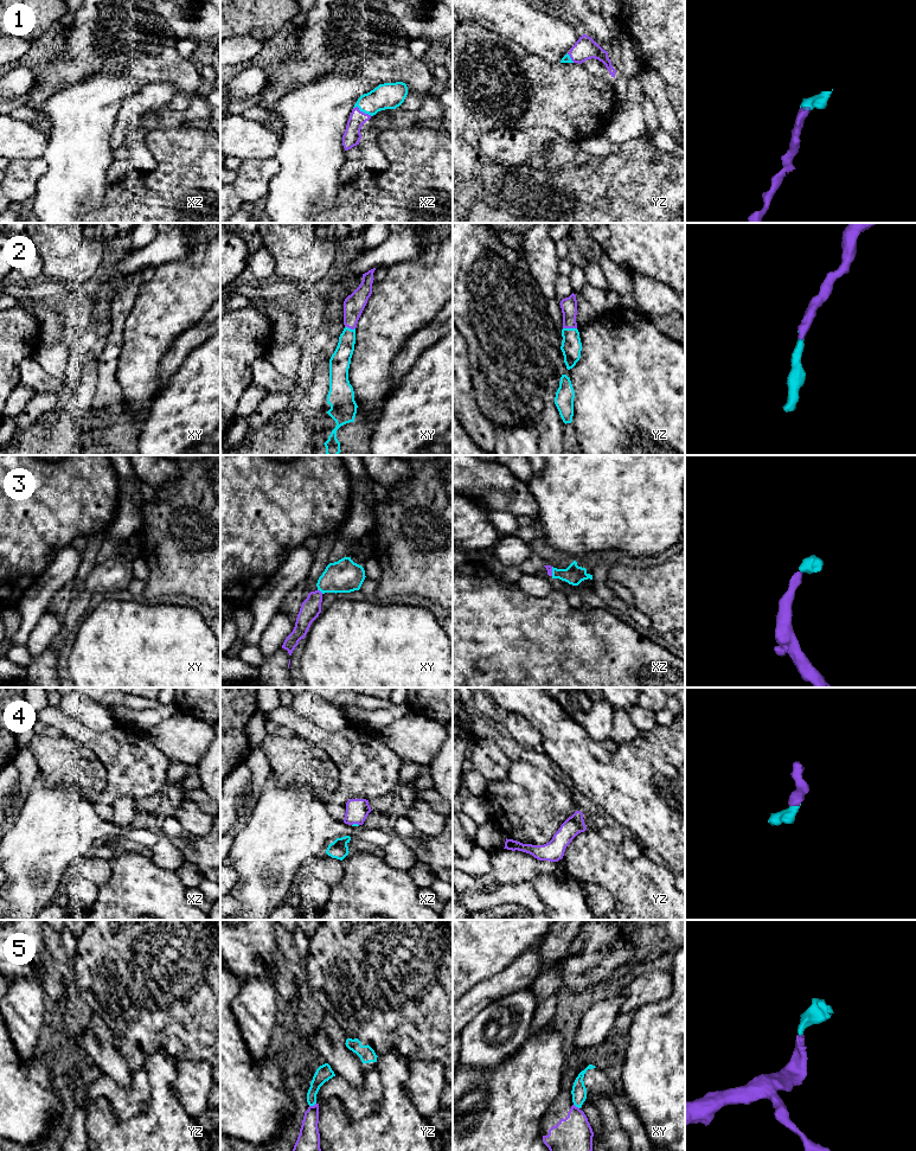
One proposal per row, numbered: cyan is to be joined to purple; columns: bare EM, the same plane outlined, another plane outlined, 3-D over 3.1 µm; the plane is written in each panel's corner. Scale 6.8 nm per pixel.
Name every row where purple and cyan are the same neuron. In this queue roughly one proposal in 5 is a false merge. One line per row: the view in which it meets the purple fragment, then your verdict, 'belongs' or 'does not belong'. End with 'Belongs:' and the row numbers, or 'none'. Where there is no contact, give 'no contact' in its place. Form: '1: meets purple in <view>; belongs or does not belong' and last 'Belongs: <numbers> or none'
1: meets purple in xz; belongs
2: meets purple in yz; belongs
3: meets purple in xy; belongs
4: meets purple in xz; belongs
5: meets purple in yz; does not belong
Belongs: 1, 2, 3, 4

